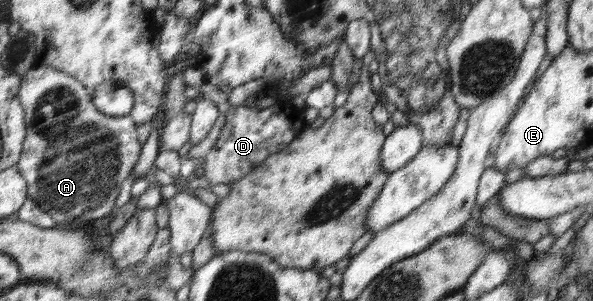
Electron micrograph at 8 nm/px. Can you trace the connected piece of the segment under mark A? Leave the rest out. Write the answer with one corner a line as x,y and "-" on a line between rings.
38,64
24,77
21,99
27,112
29,136
18,167
29,182
29,197
57,219
59,227
104,219
114,206
122,182
136,167
140,156
142,144
136,140
133,118
129,114
116,117
104,114
93,105
92,92
88,92
77,78
44,64

